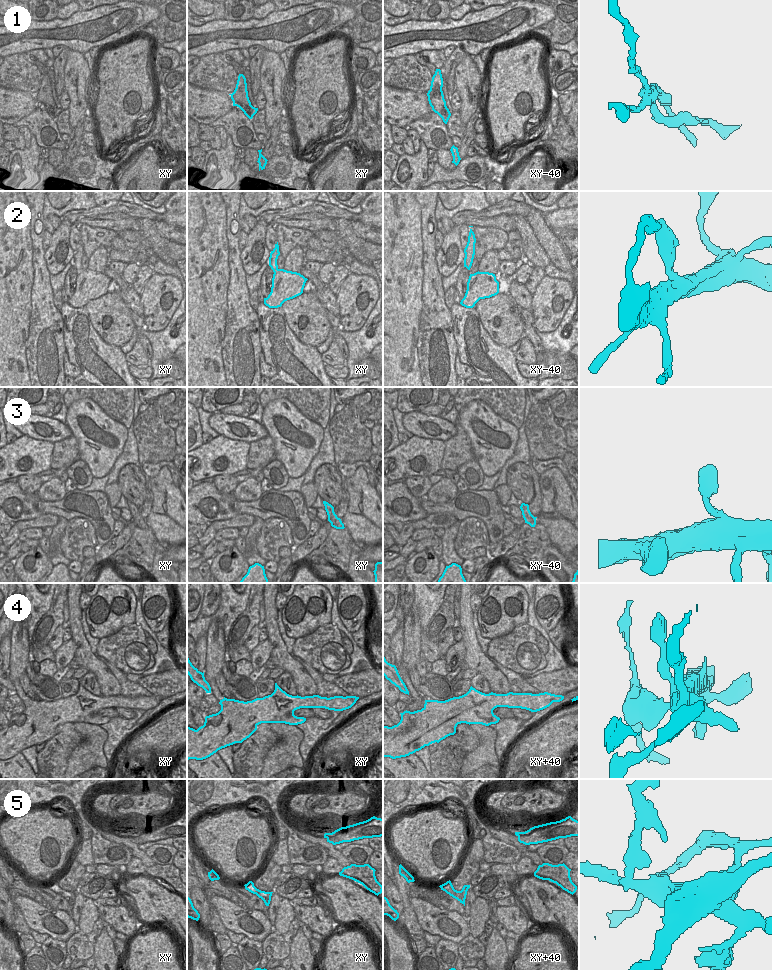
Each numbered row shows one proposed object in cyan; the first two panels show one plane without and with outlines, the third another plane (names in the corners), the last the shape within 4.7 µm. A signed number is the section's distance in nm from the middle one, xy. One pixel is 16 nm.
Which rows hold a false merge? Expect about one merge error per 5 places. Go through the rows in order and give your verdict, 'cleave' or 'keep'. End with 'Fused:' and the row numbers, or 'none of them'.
1: cleave
2: keep
3: keep
4: keep
5: cleave
Fused: 1, 5

